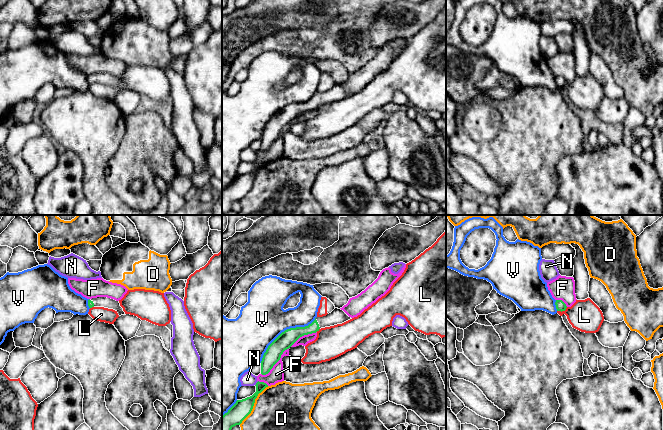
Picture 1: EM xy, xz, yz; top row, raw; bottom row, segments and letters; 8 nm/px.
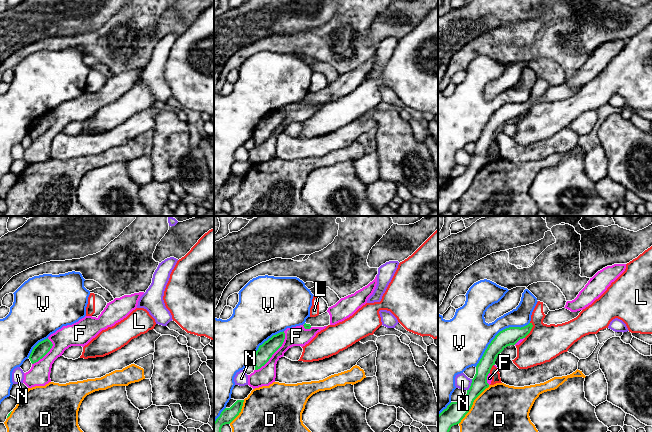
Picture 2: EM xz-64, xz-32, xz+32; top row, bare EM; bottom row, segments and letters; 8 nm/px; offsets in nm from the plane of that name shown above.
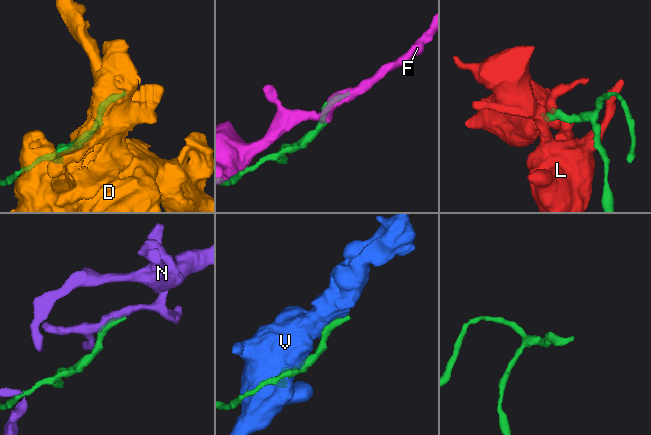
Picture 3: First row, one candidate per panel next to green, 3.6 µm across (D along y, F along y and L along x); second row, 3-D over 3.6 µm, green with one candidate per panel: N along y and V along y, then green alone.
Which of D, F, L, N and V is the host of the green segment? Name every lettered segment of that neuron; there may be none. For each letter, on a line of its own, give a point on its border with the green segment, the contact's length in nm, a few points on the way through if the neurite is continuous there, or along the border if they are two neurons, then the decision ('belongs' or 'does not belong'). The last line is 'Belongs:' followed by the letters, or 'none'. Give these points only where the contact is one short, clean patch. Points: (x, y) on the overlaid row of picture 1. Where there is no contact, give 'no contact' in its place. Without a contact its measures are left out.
D: contact xz (253, 404); length 400 nm; does not belong
F: contact xz (286, 349); length 550 nm; does not belong
L: contact yz (562, 310); length 90 nm; does not belong
N: contact xz (256, 383); length 50 nm; border xz (258, 381), (255, 385); does not belong
V: contact xz (285, 330); length 600 nm; does not belong
Belongs: none

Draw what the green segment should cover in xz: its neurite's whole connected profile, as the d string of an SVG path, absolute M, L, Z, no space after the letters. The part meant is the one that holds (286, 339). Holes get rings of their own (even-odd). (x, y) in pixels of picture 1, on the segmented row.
M335 308L331 313L315 320L305 327L290 328L282 332L267 348L261 361L261 374L266 375L280 360L281 355L289 349L300 337L316 333L321 328L342 324L352 319L343 310Z

